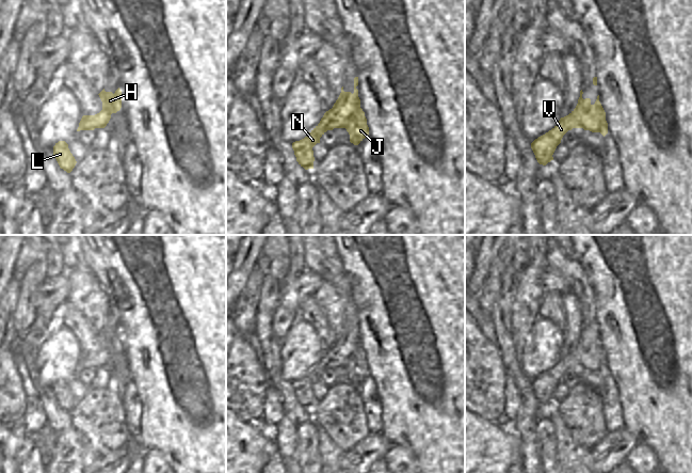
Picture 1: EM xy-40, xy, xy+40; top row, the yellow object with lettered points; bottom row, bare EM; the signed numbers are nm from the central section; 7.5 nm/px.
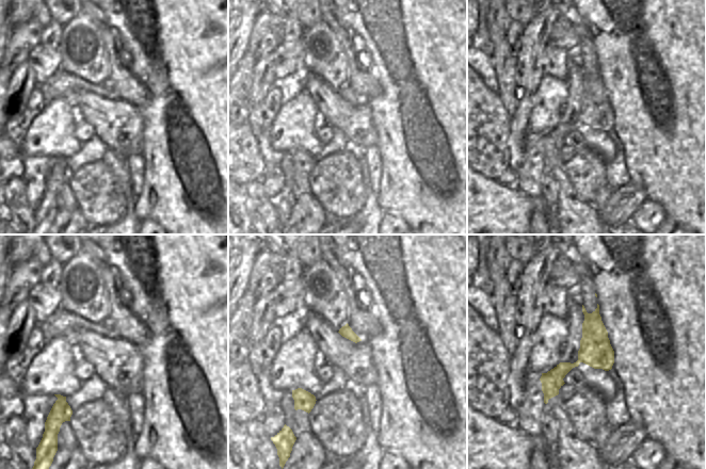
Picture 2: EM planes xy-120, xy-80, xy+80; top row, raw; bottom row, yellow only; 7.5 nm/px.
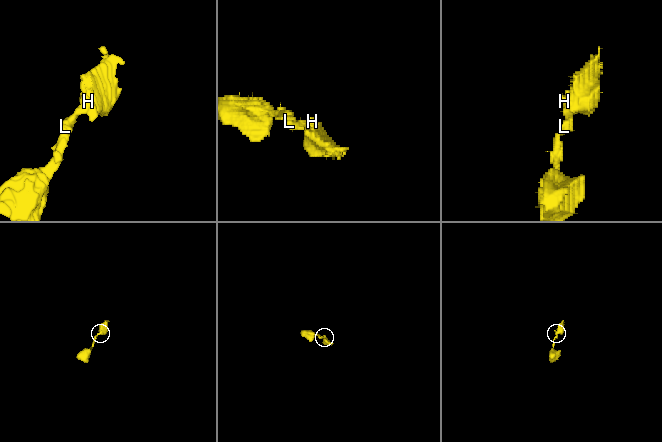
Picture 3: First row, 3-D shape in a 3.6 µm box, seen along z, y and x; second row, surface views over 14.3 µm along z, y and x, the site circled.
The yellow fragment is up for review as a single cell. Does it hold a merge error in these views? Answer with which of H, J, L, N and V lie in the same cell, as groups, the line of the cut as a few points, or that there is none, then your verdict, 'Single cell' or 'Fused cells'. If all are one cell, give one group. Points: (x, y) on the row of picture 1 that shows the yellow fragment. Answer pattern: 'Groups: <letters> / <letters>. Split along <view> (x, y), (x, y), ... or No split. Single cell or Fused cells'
Groups: H L N V / J. Split along xy+40 (591, 105), (580, 116), (582, 127). Fused cells

